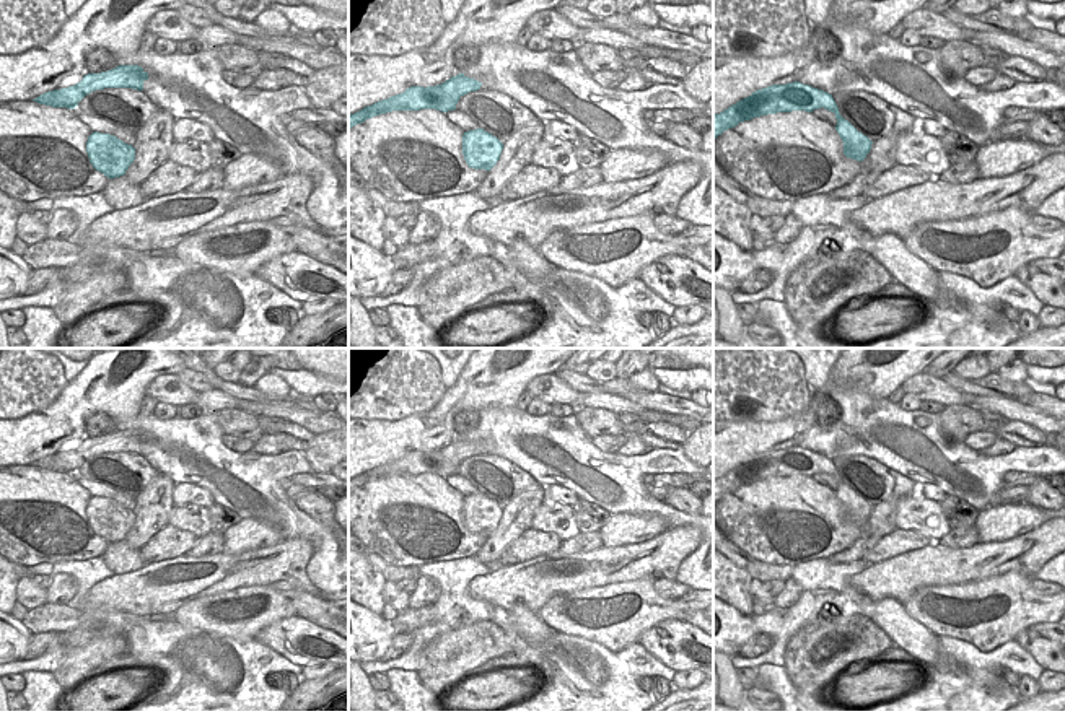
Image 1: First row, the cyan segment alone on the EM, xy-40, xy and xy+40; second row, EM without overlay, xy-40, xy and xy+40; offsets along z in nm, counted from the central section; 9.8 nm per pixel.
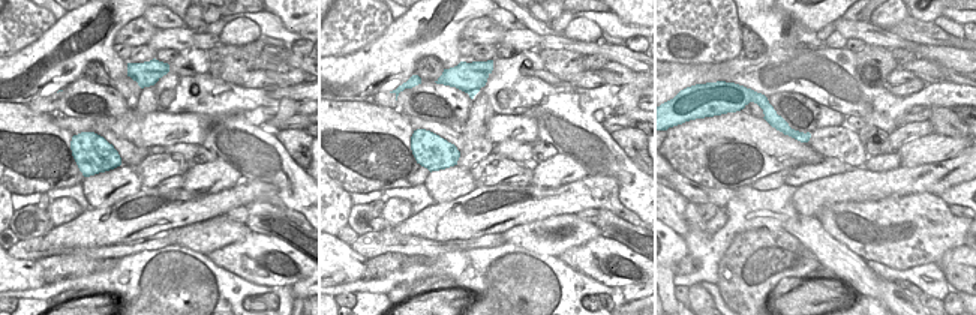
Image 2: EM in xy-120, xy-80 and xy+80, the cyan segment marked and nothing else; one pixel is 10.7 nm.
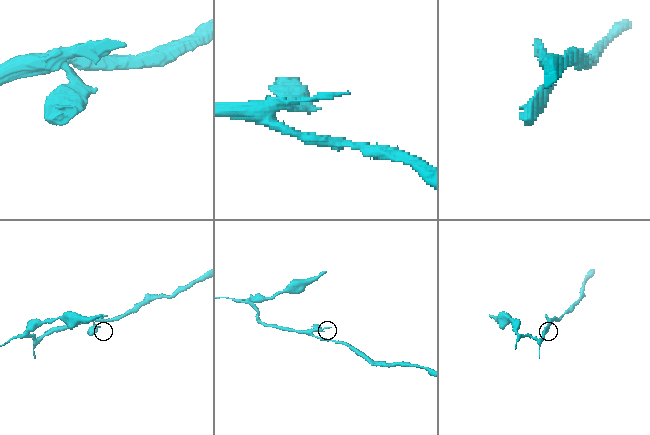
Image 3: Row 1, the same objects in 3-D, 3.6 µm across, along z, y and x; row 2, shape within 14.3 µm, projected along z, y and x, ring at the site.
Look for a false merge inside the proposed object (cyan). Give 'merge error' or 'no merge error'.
merge error

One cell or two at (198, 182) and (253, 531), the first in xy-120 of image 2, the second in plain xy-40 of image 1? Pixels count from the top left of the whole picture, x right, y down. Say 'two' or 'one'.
one

